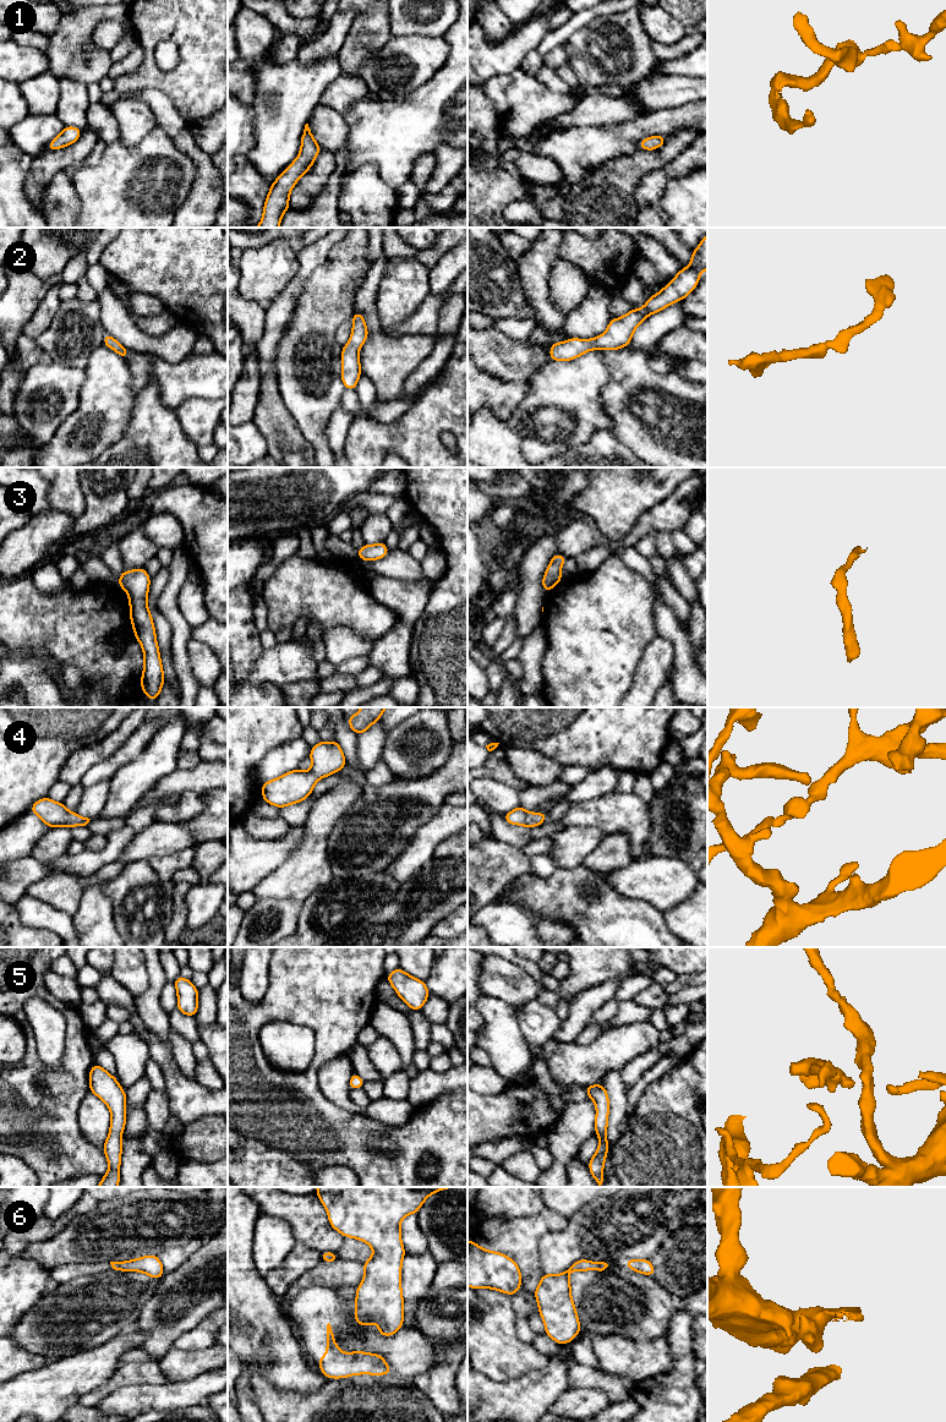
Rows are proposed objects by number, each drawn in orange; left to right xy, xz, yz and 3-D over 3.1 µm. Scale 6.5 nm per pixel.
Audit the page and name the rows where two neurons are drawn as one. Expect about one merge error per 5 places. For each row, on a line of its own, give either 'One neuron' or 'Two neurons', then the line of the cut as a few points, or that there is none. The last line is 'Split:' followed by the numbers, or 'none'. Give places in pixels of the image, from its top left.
1: One neuron. No split
2: One neuron. No split
3: One neuron. No split
4: One neuron. No split
5: One neuron. No split
6: One neuron. No split
Split: none

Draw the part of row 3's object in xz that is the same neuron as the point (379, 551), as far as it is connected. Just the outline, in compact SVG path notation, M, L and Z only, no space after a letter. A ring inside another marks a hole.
M385 542L378 545L363 545L357 551L357 559L366 559L367 562L373 562L374 559L382 559L389 553Z

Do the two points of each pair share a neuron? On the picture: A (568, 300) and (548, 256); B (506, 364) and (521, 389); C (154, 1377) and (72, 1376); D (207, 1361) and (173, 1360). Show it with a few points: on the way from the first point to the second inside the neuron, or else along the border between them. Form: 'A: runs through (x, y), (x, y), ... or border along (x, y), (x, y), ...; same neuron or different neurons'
A: border along (559, 257), (550, 274), (550, 295); different neurons
B: border along (488, 375), (503, 381), (524, 381); different neurons
C: border along (120, 1366), (105, 1382), (87, 1392); different neurons
D: runs through (198, 1361), (181, 1361); same neuron

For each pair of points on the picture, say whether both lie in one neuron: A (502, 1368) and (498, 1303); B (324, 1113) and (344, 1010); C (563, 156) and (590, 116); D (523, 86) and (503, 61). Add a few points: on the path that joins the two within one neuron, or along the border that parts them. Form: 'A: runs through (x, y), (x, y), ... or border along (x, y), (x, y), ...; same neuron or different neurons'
A: runs through (498, 1352), (498, 1319); same neuron
B: runs through (312, 1087), (312, 1070), (334, 1035); same neuron
C: border along (613, 125), (569, 126), (557, 130); different neurons
D: border along (520, 65), (509, 72), (492, 76), (485, 82); different neurons

